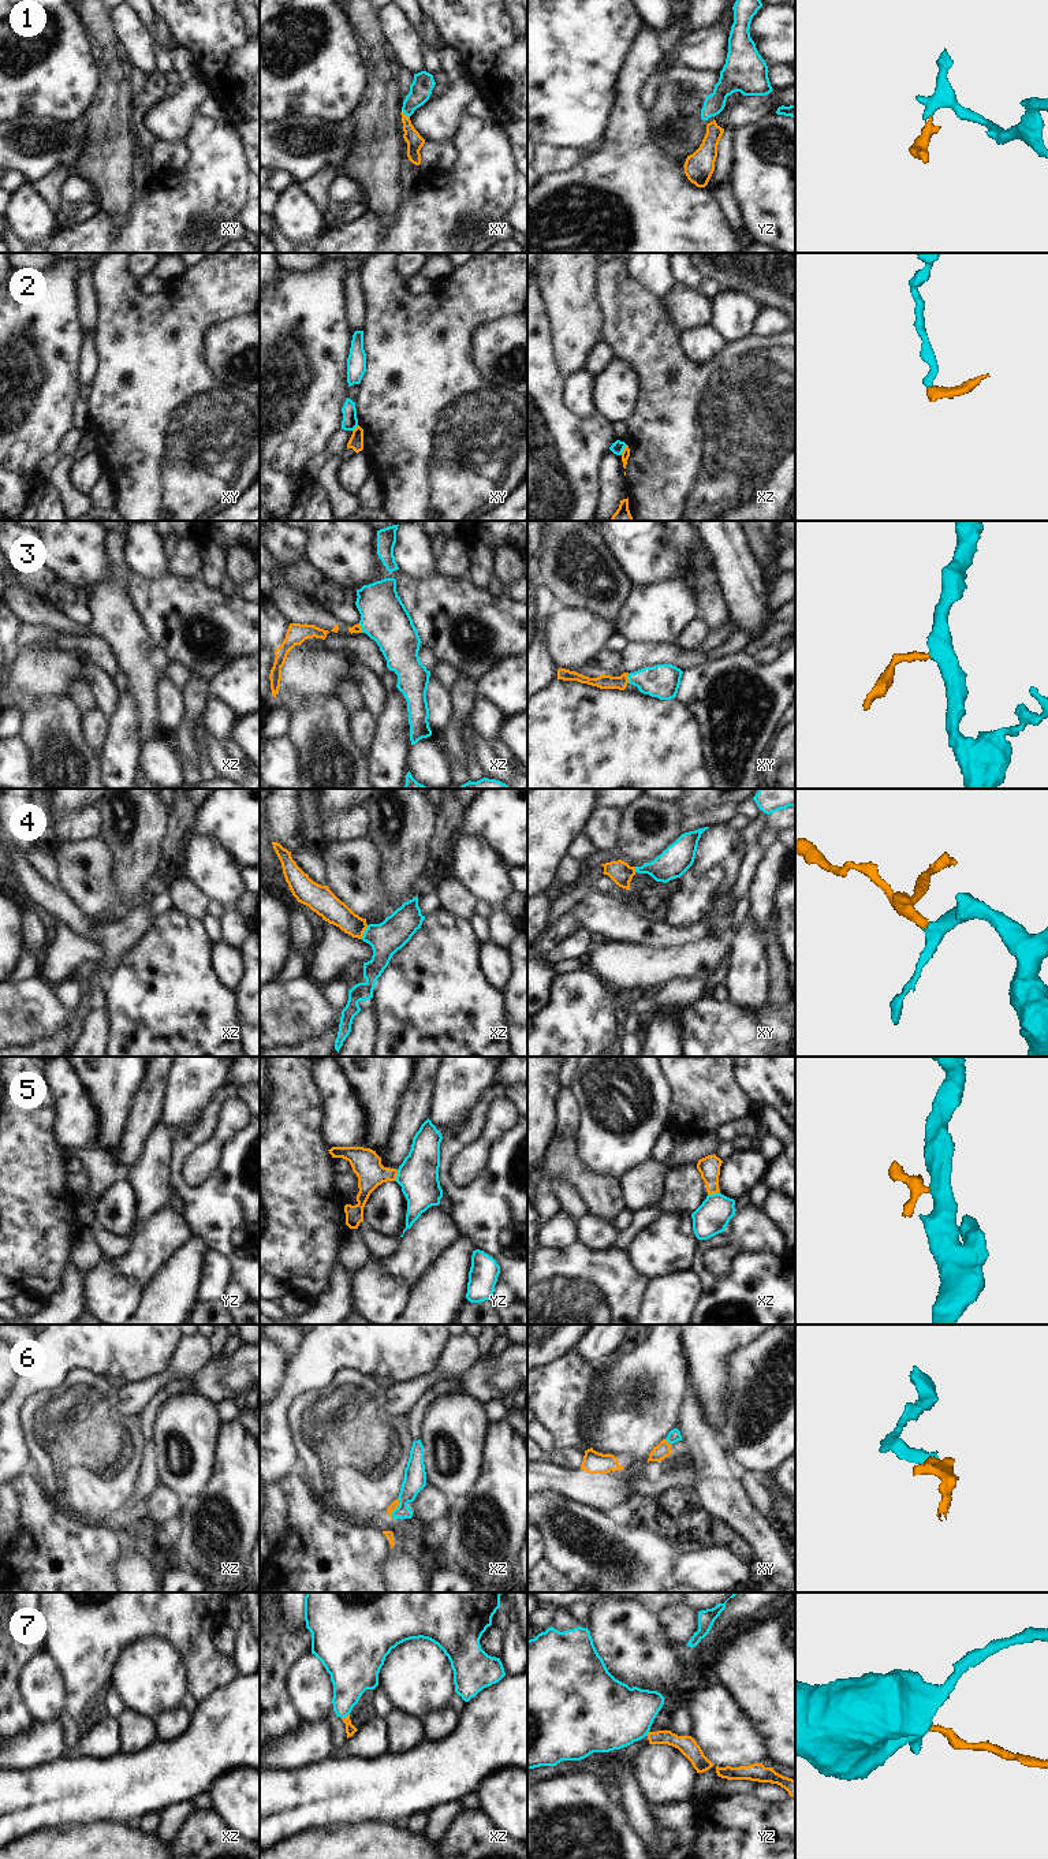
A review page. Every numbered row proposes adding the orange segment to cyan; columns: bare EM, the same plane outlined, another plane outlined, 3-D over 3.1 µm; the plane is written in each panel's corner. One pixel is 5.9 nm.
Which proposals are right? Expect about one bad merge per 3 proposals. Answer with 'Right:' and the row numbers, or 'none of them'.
Right: 1, 3, 4, 6, 7.

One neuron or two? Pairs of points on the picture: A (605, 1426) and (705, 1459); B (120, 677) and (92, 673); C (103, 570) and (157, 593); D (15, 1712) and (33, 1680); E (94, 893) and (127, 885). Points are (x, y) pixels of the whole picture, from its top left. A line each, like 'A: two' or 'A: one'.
A: two
B: two
C: one
D: two
E: two

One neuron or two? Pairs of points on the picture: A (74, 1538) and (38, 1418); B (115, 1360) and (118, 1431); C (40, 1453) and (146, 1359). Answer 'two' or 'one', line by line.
A: two
B: two
C: two

